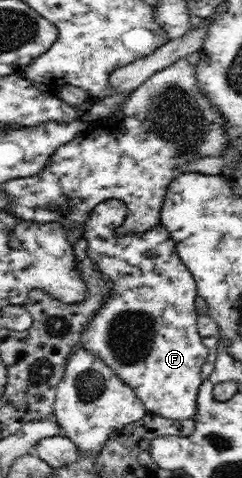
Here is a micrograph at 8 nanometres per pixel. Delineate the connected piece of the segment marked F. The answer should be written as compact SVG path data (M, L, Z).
M107 199L94 206L85 221L83 236L86 238L87 257L98 268L108 293L102 307L83 329L79 345L96 354L119 380L127 383L148 411L176 421L193 419L196 398L203 382L201 366L209 354L203 343L204 337L197 328L196 282L181 261L169 230L160 222L142 233L129 232L117 236L117 228L121 228L127 218L127 209L121 199Z

